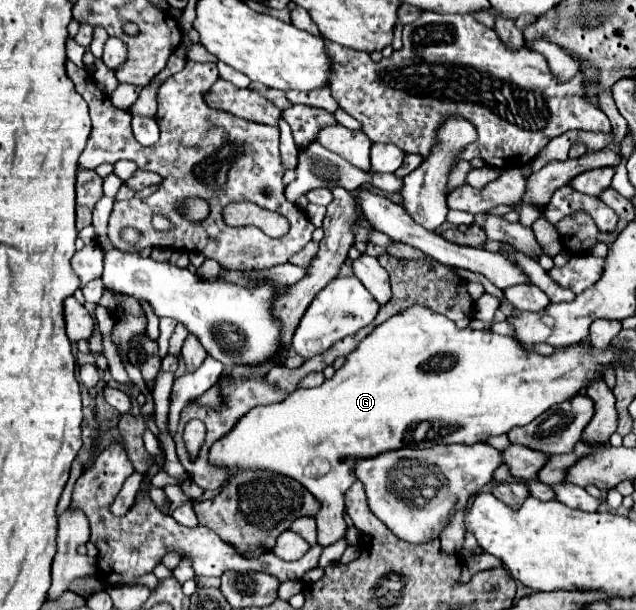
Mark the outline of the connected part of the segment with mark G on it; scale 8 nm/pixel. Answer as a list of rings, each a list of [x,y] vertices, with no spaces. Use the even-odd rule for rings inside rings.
[[[410,307],[394,317],[390,317],[388,321],[384,321],[382,325],[378,325],[366,339],[362,339],[362,343],[348,355],[346,359],[346,365],[342,365],[334,377],[330,379],[324,379],[322,385],[318,387],[312,387],[312,389],[296,389],[294,393],[290,393],[284,401],[280,403],[274,403],[274,405],[264,405],[264,407],[254,407],[250,409],[250,413],[246,413],[246,417],[240,417],[238,425],[234,425],[234,429],[230,429],[230,433],[226,433],[222,439],[218,439],[210,451],[208,451],[208,461],[210,465],[222,469],[230,475],[238,473],[238,471],[270,471],[270,473],[282,473],[294,481],[298,481],[300,485],[304,485],[304,489],[308,489],[322,505],[320,513],[318,513],[318,543],[322,543],[324,547],[336,543],[338,539],[344,537],[346,533],[346,521],[344,521],[344,495],[348,491],[348,487],[354,483],[354,465],[358,459],[370,459],[378,453],[386,453],[386,451],[394,451],[394,449],[402,449],[402,447],[432,447],[436,443],[476,443],[476,441],[486,441],[488,437],[492,435],[500,435],[500,433],[508,433],[512,427],[516,425],[526,425],[530,423],[532,419],[536,419],[538,415],[542,415],[546,409],[550,409],[552,405],[556,403],[562,403],[570,397],[574,397],[576,393],[582,391],[582,387],[586,387],[594,377],[600,375],[600,367],[602,365],[610,365],[618,361],[618,351],[614,351],[612,347],[608,347],[606,351],[598,351],[596,347],[582,347],[580,343],[578,345],[570,345],[570,347],[564,347],[564,349],[556,349],[554,355],[550,357],[542,357],[538,353],[526,353],[518,341],[514,337],[506,337],[506,335],[496,335],[492,331],[476,331],[476,329],[458,329],[450,319],[446,319],[444,315],[438,315],[434,313],[432,309],[426,309],[426,307]],[[420,423],[432,423],[432,425],[440,425],[440,431],[438,435],[434,437],[424,437],[422,441],[416,441],[414,439],[414,431]]]

